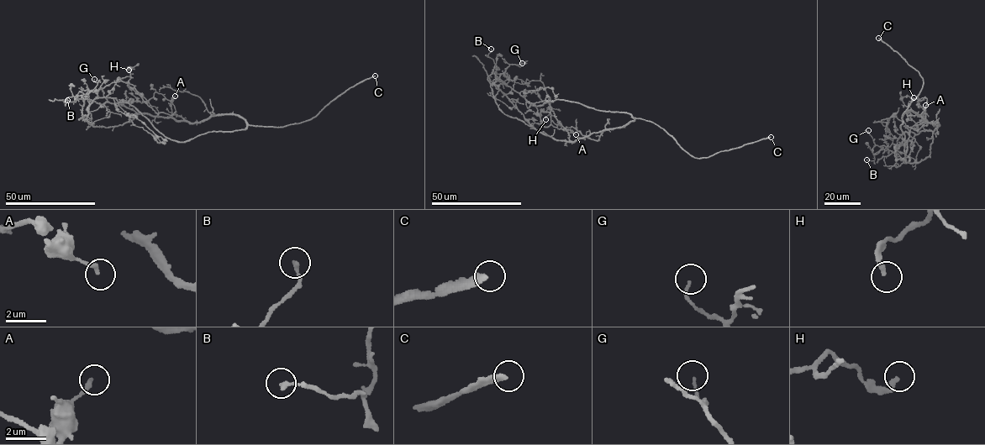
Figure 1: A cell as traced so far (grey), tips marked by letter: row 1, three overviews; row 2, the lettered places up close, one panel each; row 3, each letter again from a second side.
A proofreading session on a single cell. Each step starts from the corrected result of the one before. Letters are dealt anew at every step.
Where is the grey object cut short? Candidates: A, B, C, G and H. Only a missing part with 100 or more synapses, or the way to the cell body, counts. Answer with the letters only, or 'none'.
C

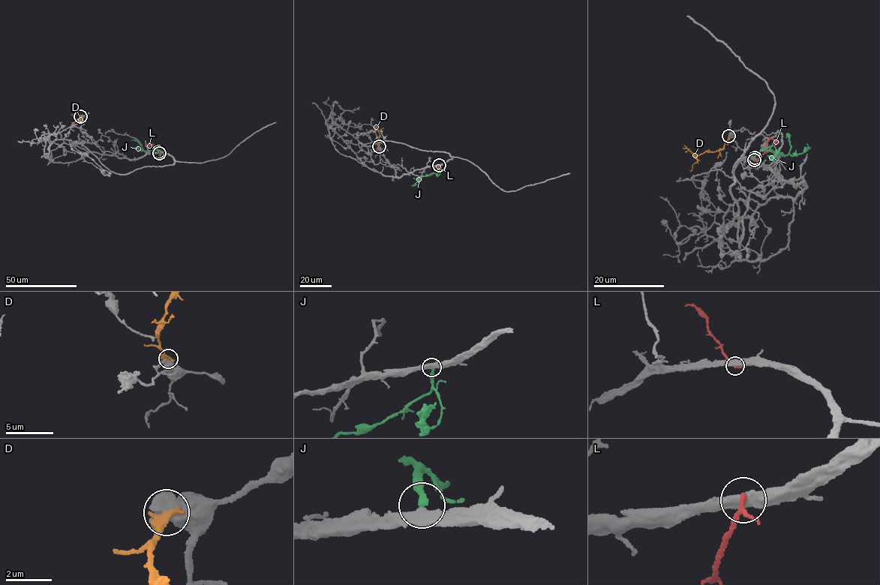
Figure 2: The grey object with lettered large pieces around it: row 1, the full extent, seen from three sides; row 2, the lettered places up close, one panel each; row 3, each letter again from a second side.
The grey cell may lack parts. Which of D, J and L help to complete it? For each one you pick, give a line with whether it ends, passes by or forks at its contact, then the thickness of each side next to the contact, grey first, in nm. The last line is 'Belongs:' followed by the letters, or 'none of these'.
Belongs: none of these

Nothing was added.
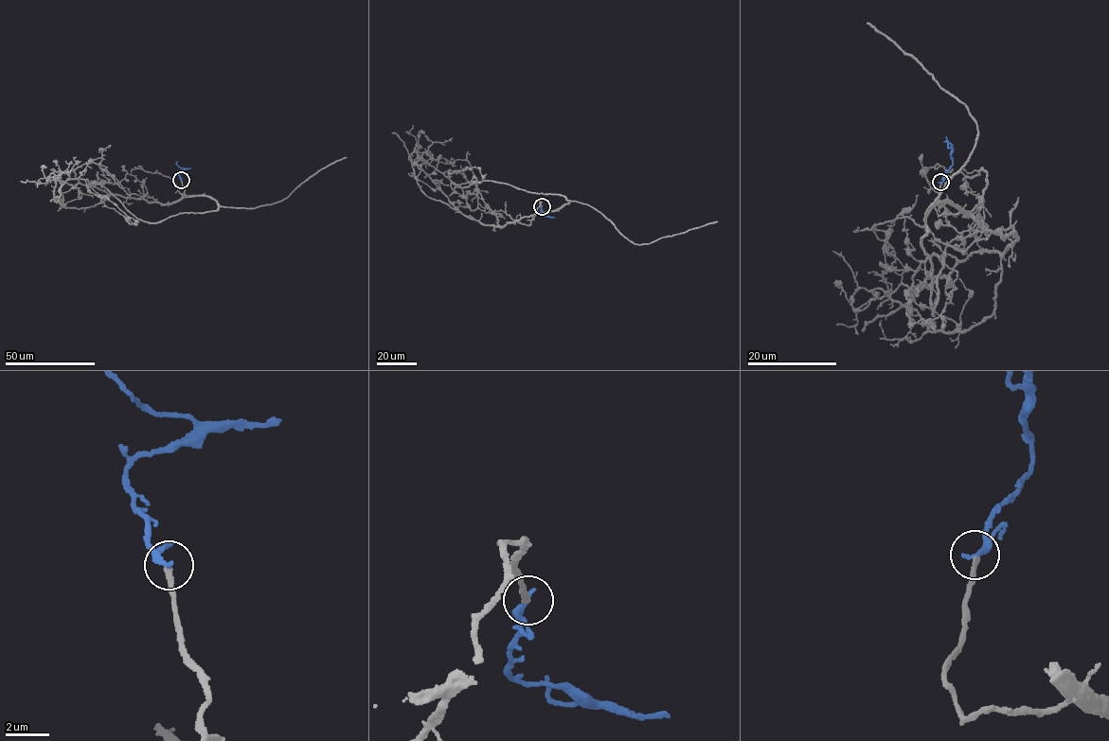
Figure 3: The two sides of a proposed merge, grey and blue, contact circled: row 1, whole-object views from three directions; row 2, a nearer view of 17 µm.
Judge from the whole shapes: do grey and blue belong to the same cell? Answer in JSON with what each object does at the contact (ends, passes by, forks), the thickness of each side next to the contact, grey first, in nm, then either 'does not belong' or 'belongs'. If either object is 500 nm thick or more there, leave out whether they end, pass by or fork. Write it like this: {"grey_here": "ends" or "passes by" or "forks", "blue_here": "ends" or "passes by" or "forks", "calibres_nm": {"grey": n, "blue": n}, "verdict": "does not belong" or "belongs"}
{"grey_here": "ends", "blue_here": "passes by", "calibres_nm": {"grey": 200, "blue": 160}, "verdict": "belongs"}

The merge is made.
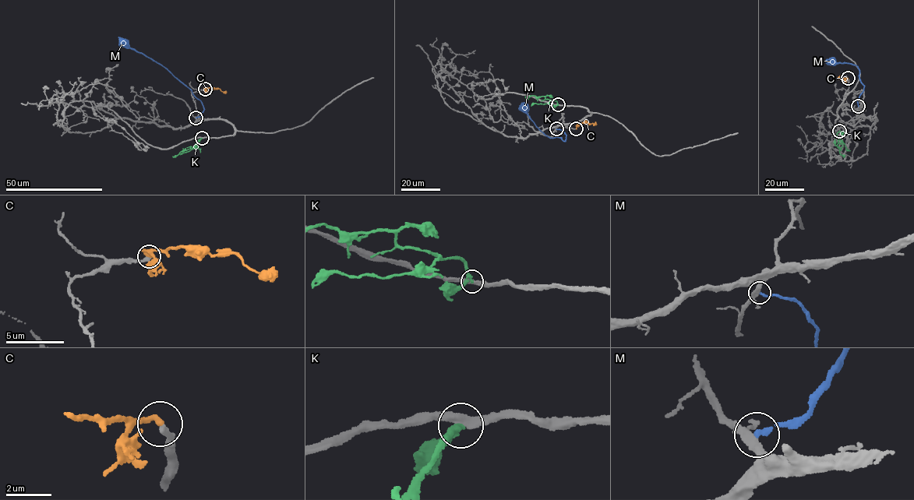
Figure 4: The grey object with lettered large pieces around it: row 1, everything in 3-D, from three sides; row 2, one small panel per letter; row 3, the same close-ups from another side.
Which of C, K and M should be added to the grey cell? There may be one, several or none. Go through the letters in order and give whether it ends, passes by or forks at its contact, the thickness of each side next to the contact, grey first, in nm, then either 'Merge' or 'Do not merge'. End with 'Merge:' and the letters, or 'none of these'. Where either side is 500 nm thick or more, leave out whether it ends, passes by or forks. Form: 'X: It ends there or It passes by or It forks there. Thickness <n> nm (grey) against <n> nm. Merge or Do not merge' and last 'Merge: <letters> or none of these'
C: It ends there. Thickness 280 nm (grey) against 300 nm. Do not merge
K: It passes by. Thickness 360 nm (grey) against 240 nm. Do not merge
M: It ends there. Thickness 240 nm (grey) against 190 nm. Do not merge
Merge: none of these

